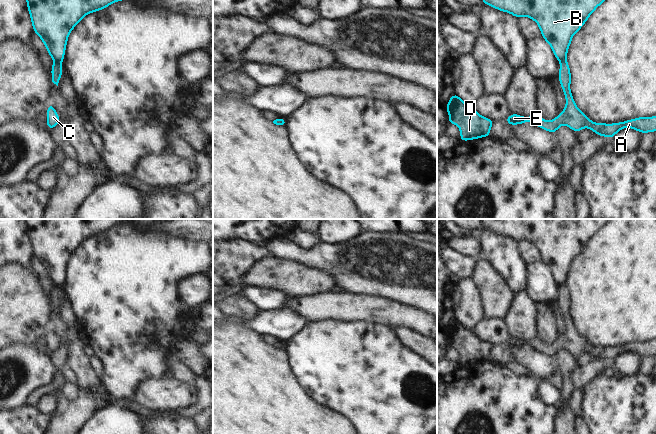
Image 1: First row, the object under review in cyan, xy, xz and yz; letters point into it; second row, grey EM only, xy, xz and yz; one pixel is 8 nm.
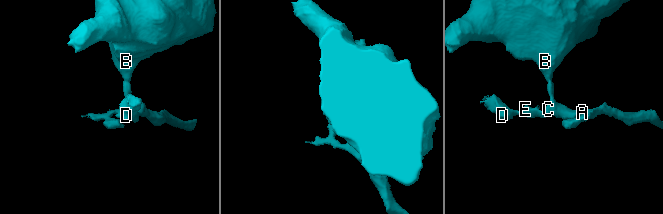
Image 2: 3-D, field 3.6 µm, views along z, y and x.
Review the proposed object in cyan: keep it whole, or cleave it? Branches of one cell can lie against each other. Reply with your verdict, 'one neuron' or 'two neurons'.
two neurons

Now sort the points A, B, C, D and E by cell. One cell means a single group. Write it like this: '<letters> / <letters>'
A C D E / B

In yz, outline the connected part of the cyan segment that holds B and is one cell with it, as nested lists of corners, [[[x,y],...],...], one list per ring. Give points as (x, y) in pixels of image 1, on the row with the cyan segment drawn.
[[[482,0],[499,11],[516,18],[529,17],[538,24],[542,38],[550,45],[555,58],[566,60],[572,37],[583,27],[591,14],[606,0]]]

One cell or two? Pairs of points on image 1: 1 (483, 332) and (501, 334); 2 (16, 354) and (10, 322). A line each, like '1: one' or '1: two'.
1: one
2: two

